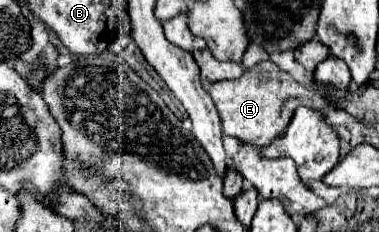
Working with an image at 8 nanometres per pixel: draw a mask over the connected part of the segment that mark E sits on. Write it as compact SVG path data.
M270 60L248 68L246 74L238 80L214 82L208 88L208 94L220 112L222 134L234 136L234 138L238 138L246 144L258 146L258 148L270 144L288 126L288 122L298 106L306 106L312 110L322 110L322 108L330 106L330 100L326 94L298 84L288 72L280 70Z

